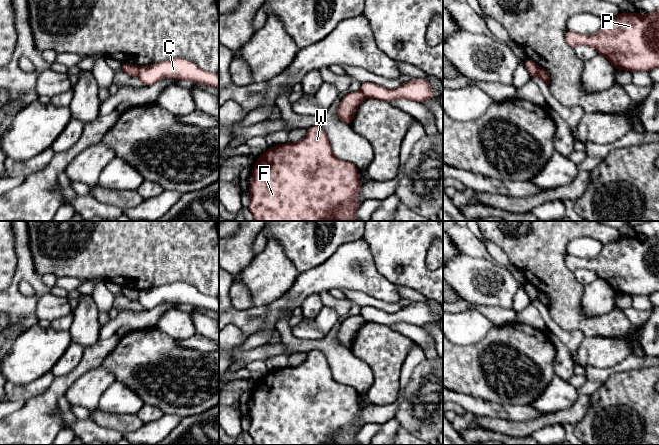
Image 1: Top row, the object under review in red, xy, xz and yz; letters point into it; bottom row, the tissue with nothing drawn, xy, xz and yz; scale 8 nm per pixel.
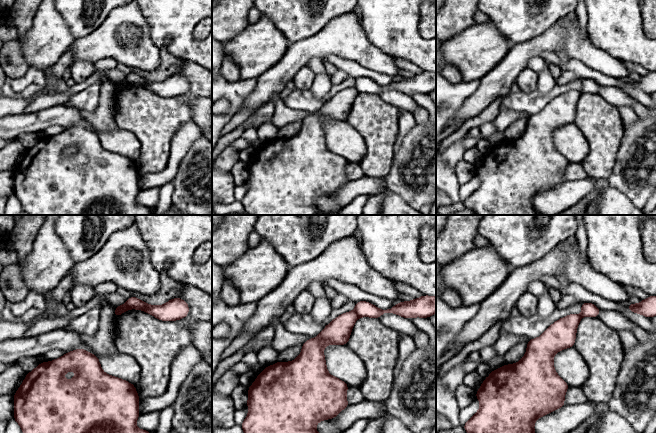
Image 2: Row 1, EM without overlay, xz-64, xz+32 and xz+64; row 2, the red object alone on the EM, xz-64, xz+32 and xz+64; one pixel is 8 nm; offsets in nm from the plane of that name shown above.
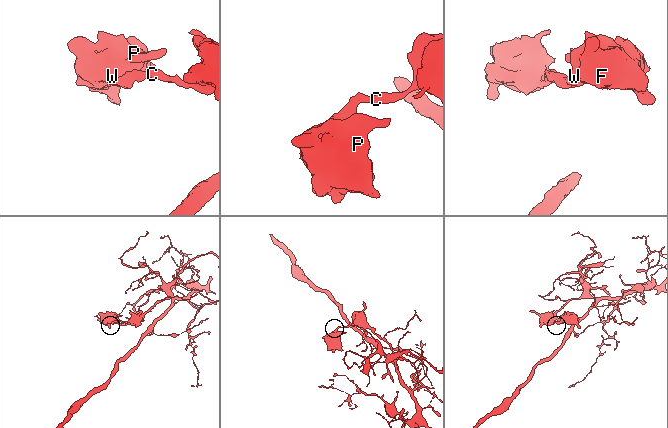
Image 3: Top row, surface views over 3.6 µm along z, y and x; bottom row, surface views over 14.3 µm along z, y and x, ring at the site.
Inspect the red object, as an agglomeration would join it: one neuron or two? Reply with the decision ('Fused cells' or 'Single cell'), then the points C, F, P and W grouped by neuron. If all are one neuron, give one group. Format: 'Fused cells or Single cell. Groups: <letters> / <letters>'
Fused cells. Groups: C / F P W

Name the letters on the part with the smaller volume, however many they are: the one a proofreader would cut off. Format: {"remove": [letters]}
{"remove": ["F", "P", "W"]}

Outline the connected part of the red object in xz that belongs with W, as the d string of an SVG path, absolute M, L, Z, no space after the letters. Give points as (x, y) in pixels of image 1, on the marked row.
M311 126L307 129L306 136L298 142L273 146L259 156L252 168L248 209L256 221L357 221L355 213L361 203L356 202L355 198L362 187L358 171L353 163L339 159L333 154L323 128Z

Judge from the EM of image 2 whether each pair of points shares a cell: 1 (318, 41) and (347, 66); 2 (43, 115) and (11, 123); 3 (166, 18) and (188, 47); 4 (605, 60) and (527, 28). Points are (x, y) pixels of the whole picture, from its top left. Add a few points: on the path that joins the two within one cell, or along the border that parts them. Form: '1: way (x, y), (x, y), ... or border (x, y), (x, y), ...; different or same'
1: border (321, 58), (327, 55), (338, 55), (356, 62); different
2: way (35, 122), (19, 123); same
3: way (171, 25), (174, 33), (181, 40); same
4: border (558, 20), (540, 35), (519, 43); different

